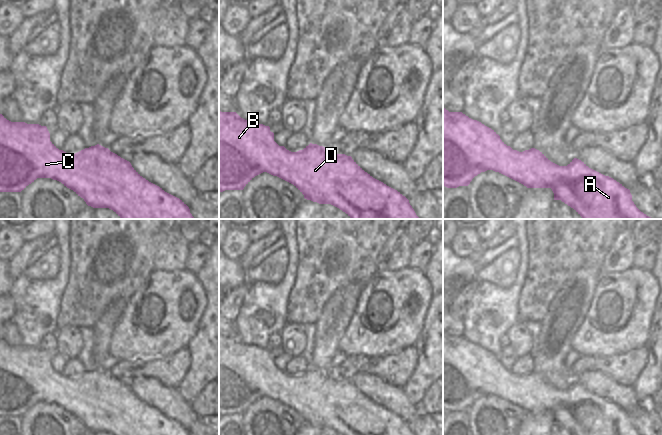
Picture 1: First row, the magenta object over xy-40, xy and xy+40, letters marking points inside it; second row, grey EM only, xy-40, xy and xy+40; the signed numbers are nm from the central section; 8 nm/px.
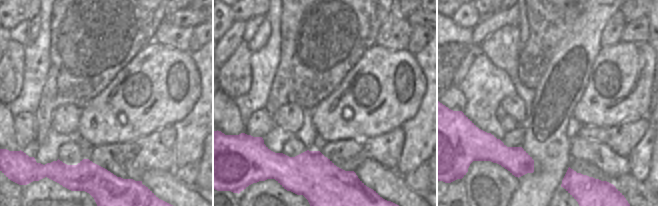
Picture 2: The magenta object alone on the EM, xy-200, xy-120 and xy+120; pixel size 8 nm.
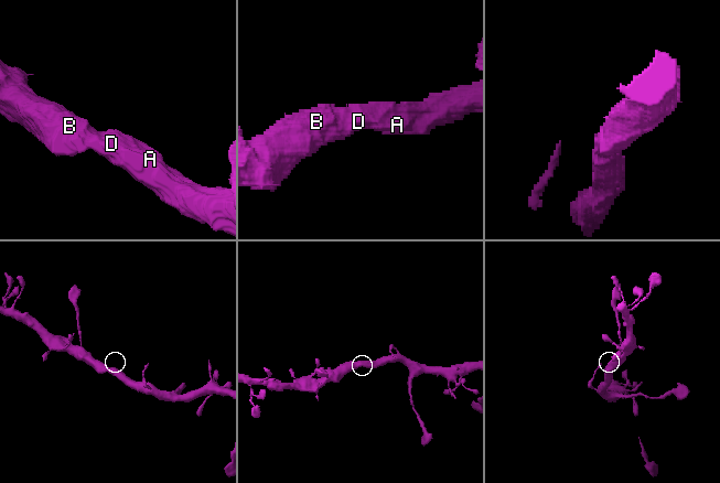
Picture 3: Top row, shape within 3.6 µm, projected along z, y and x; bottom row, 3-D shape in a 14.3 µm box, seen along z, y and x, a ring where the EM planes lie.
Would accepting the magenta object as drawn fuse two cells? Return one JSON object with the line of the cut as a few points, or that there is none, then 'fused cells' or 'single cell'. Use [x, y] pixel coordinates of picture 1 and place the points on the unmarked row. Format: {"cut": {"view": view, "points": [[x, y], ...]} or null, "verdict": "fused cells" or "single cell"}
{"cut": null, "verdict": "single cell"}

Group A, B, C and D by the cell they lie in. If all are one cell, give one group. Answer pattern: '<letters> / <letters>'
A B C D

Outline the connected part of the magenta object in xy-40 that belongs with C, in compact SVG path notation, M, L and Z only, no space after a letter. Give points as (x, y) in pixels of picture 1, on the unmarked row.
M0 338L0 416L21 416L37 402L51 402L61 406L93 432L109 432L113 435L190 435L182 424L143 402L129 385L108 372L97 368L75 378L67 378L50 365L46 350L11 346Z

